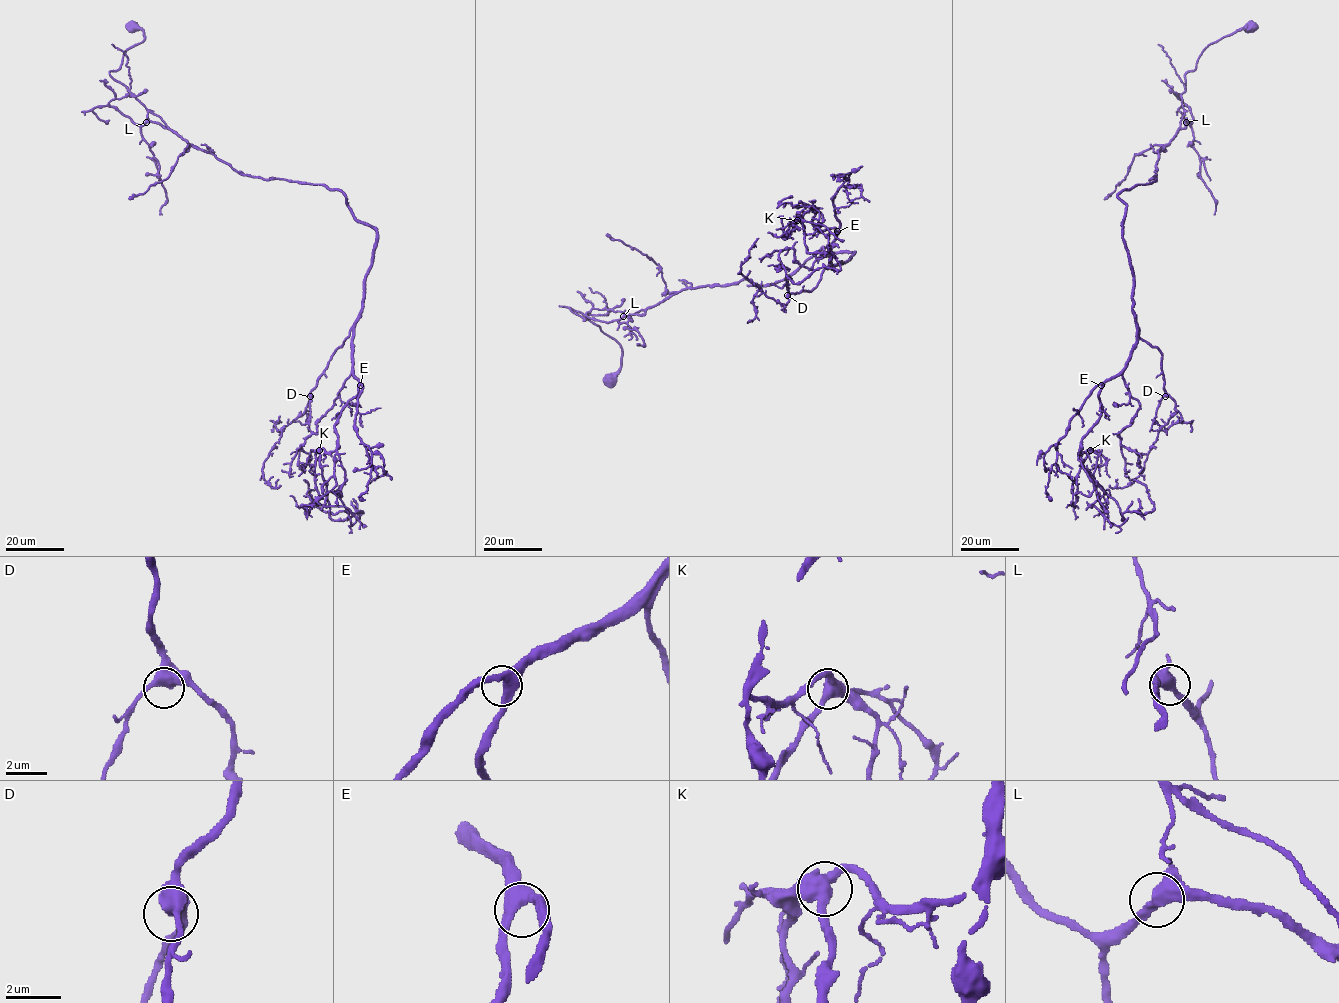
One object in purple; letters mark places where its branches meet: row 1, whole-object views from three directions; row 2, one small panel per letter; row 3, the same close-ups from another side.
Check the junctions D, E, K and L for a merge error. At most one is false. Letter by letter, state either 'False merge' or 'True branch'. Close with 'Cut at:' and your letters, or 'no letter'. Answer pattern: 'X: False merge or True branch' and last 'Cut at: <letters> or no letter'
D: True branch
E: True branch
K: False merge
L: True branch
Cut at: K

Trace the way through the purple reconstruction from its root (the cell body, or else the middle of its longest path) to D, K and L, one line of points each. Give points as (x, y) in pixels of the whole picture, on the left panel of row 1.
D: (133, 29), (144, 40), (109, 74), (171, 129), (244, 175), (339, 189), (376, 232), (360, 317), (310, 396)
K: (133, 29), (109, 74), (171, 129), (244, 175), (339, 189), (376, 232), (359, 393), (319, 450)
L: (133, 29), (141, 29), (144, 40), (127, 49), (121, 66), (109, 74), (159, 116), (167, 128), (146, 121)

